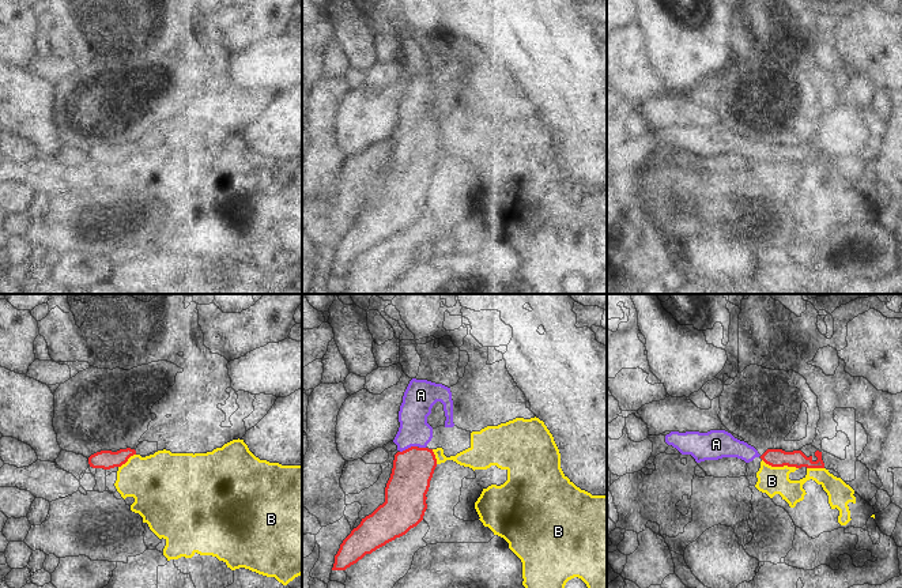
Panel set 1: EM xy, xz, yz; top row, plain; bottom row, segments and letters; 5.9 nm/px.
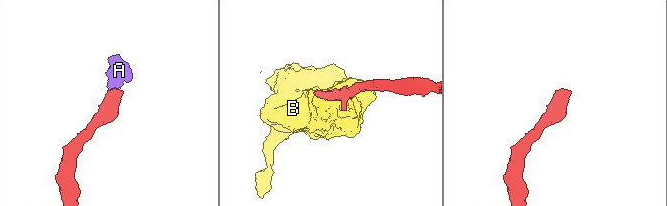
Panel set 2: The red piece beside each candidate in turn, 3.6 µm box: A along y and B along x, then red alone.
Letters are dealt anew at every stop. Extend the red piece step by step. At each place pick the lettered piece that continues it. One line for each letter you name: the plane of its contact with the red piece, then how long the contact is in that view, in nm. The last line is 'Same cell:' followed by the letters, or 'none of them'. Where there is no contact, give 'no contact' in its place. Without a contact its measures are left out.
A: xz | 110 nm
Same cell: A

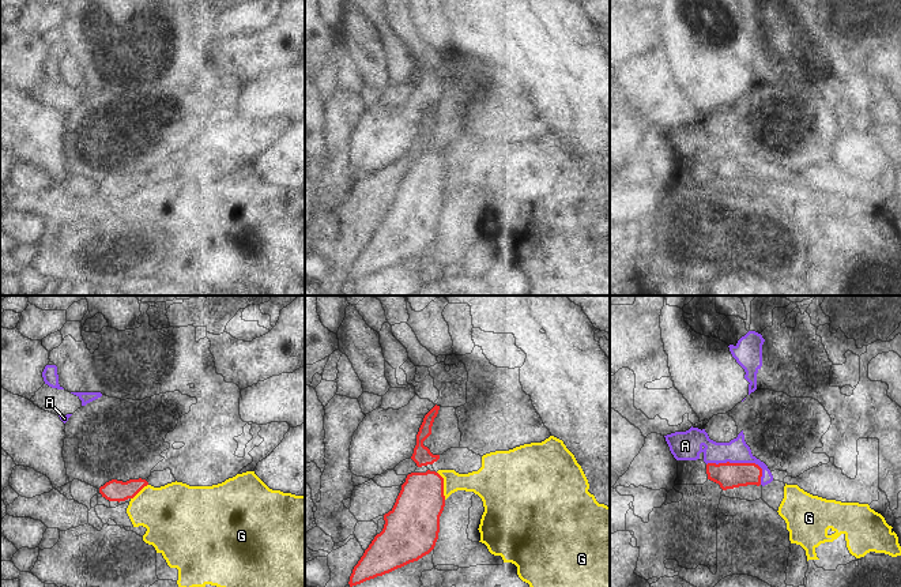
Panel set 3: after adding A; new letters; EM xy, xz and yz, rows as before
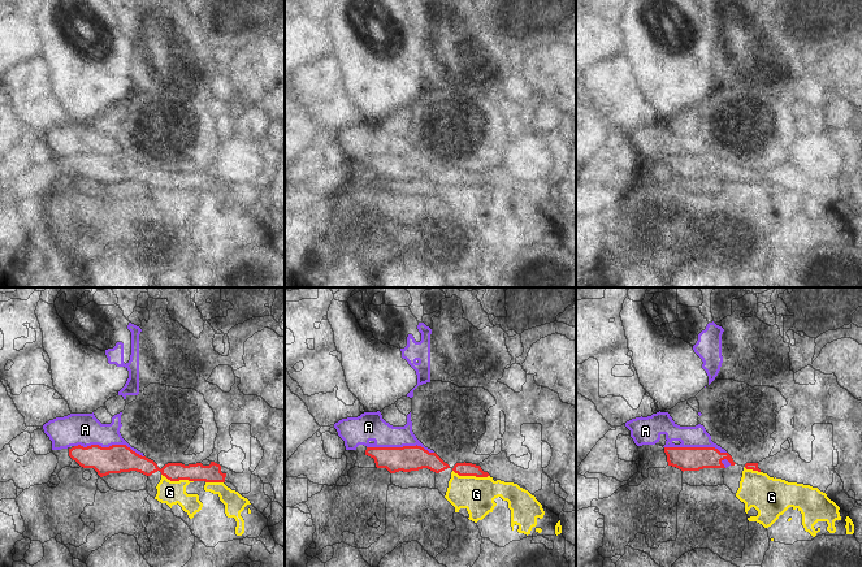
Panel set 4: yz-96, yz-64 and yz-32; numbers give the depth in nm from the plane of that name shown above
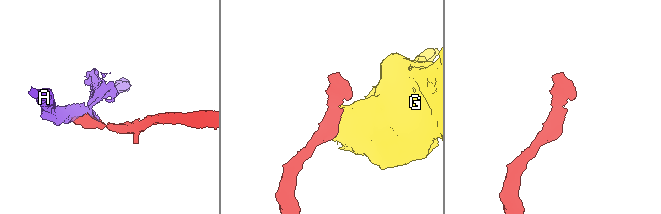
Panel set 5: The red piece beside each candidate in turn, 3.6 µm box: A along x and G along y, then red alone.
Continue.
Same cell: none of them

